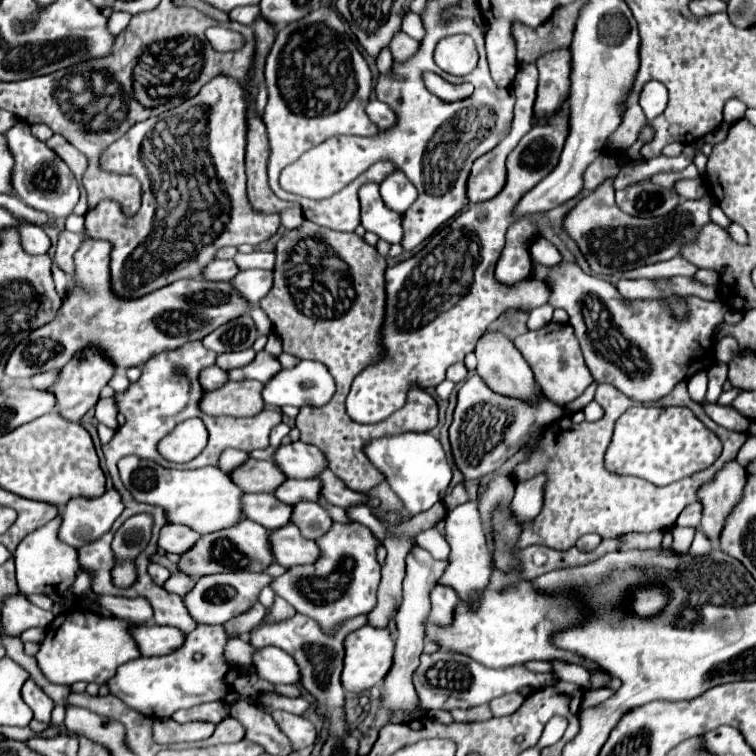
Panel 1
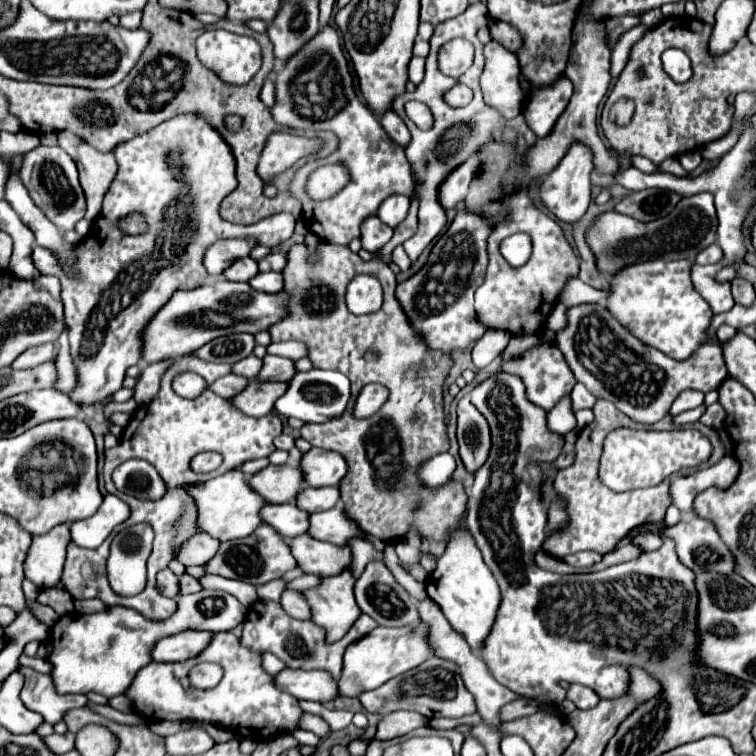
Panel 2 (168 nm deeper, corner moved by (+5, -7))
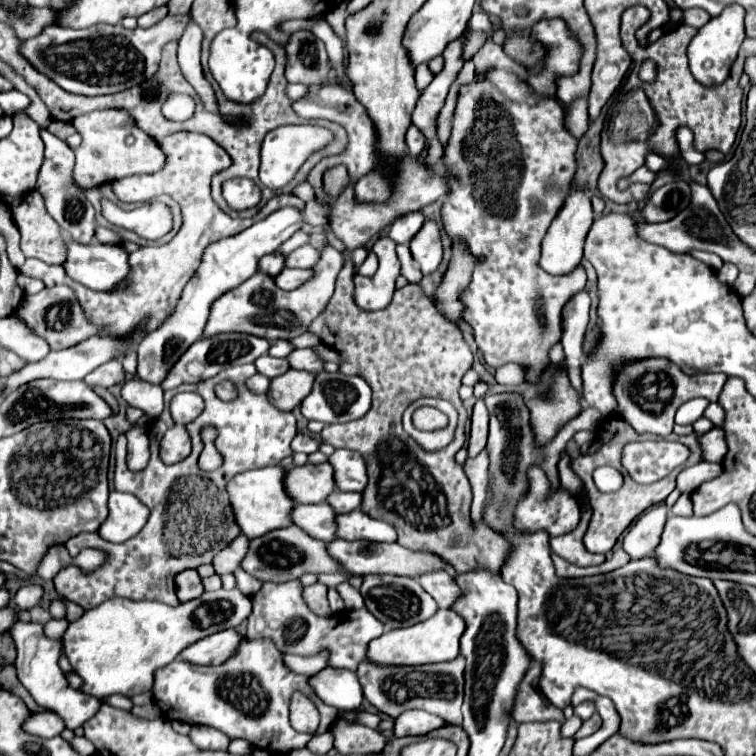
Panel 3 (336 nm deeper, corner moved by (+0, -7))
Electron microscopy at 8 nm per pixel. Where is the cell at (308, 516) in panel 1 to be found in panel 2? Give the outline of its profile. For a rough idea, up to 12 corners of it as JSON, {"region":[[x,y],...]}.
{"region":[[339,507],[311,513],[307,533],[337,545],[363,537]]}

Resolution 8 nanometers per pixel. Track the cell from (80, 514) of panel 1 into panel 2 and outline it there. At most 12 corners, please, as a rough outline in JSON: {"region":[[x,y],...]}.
{"region":[[105,495],[93,517],[69,525],[79,547],[97,549],[129,517],[127,503]]}

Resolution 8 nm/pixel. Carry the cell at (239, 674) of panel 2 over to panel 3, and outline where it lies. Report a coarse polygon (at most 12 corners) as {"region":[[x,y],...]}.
{"region":[[244,639],[218,667],[176,659],[152,693],[170,721],[216,727],[290,753],[312,737],[288,721],[306,693],[270,639]]}

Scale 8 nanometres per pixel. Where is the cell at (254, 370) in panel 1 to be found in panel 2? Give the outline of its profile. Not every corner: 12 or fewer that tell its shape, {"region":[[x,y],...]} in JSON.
{"region":[[265,355],[259,371],[261,381],[289,381],[293,361]]}

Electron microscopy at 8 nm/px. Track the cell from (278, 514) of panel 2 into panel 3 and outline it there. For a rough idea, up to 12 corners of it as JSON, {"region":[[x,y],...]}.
{"region":[[328,503],[298,505],[294,523],[314,539],[334,541],[336,511]]}

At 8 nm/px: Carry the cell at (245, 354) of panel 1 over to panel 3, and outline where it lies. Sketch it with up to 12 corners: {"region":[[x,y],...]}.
{"region":[[262,355],[254,365],[270,379],[290,369],[288,359]]}

